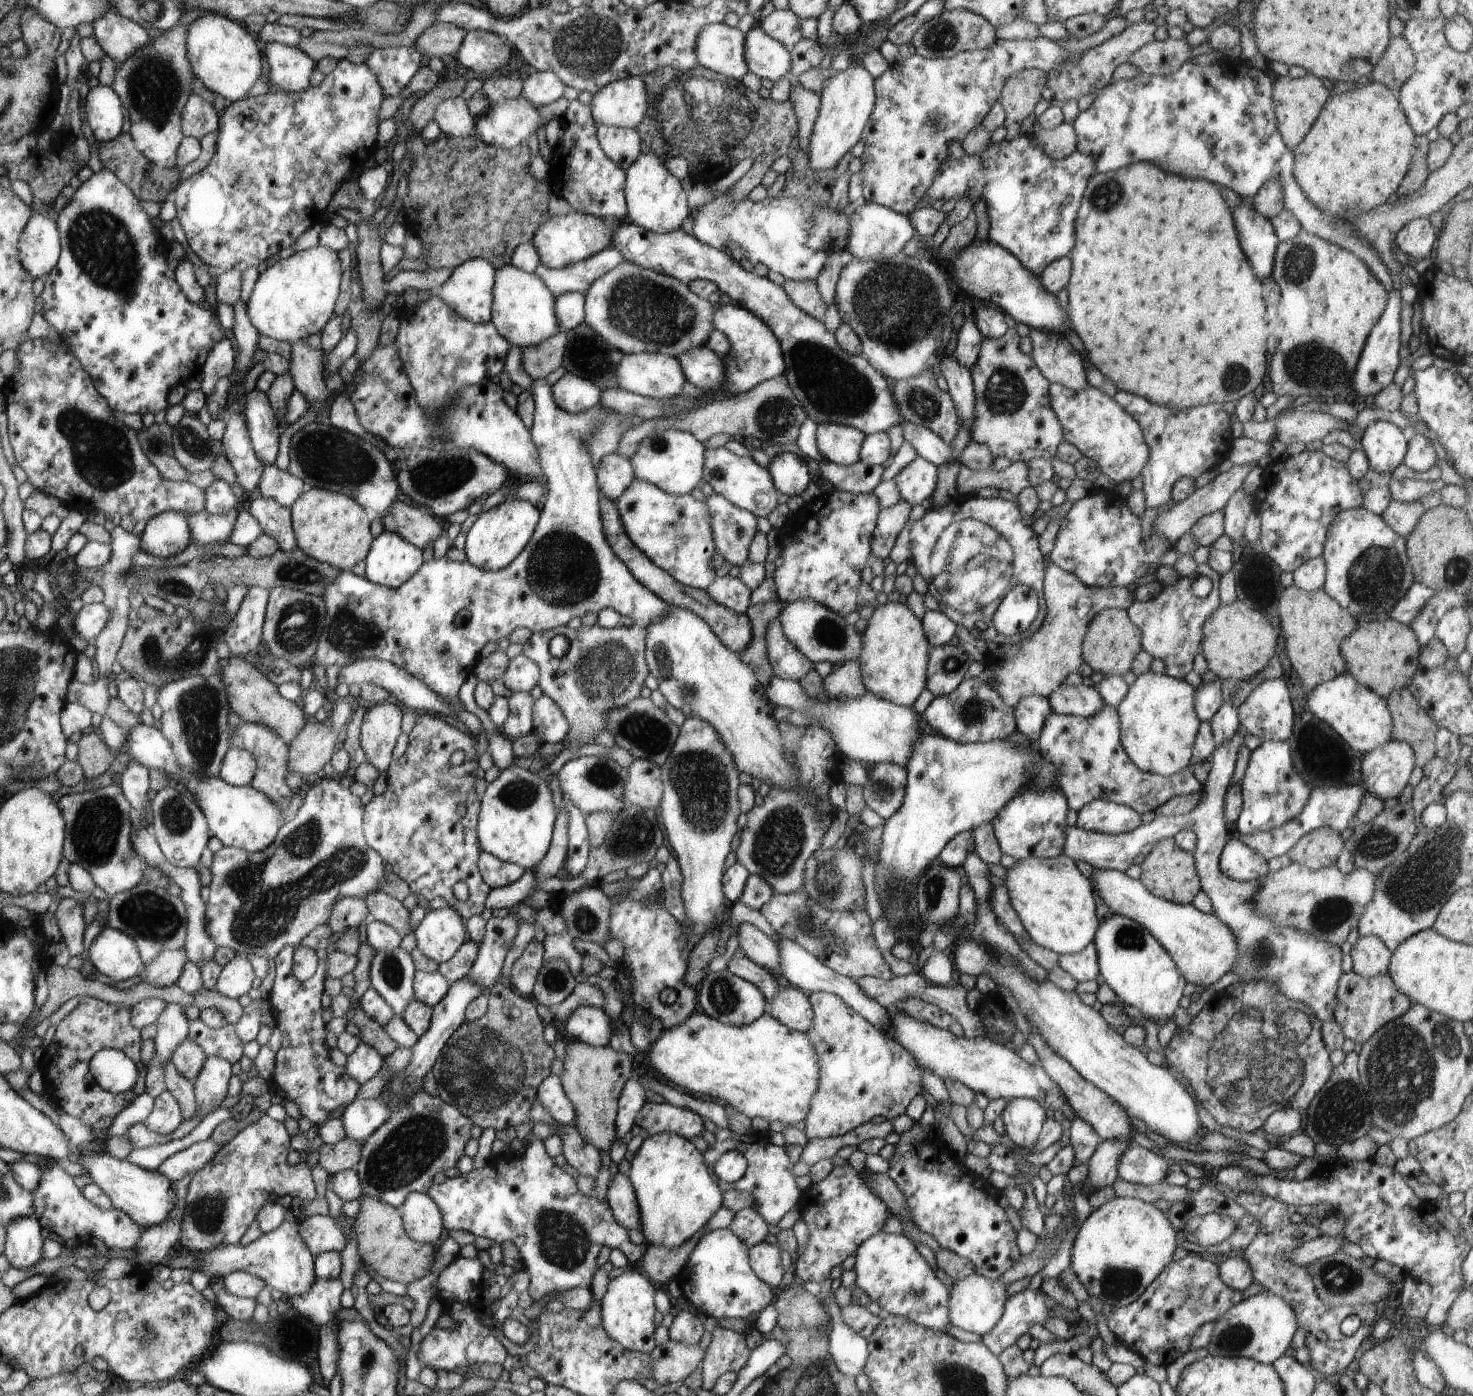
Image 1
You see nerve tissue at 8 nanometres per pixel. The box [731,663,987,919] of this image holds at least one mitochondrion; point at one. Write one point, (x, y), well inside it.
(779, 840)

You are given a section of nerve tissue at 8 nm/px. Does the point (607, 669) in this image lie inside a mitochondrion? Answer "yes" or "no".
yes

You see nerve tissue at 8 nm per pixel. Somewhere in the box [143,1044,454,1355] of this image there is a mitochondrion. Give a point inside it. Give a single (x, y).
(400, 1158)

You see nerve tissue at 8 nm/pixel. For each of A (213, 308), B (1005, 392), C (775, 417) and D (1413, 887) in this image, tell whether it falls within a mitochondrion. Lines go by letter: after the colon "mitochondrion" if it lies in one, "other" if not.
A: other
B: mitochondrion
C: mitochondrion
D: mitochondrion

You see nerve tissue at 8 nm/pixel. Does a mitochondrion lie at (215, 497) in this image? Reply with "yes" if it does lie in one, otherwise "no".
no

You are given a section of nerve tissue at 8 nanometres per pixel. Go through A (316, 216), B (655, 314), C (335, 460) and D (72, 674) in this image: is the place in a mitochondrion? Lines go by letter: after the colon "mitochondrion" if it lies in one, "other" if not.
A: other
B: mitochondrion
C: mitochondrion
D: other

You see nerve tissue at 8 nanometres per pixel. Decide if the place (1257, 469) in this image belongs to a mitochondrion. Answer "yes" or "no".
no

